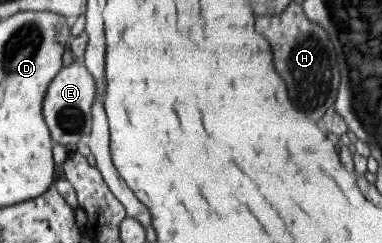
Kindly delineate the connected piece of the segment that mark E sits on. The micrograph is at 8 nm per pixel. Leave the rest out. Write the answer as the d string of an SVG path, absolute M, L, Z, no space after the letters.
M76 58L75 62L69 66L61 68L47 87L42 103L43 119L47 122L47 128L51 132L54 143L66 145L74 142L77 144L83 136L91 134L91 127L93 127L91 106L97 94L94 79L85 68L81 58Z

